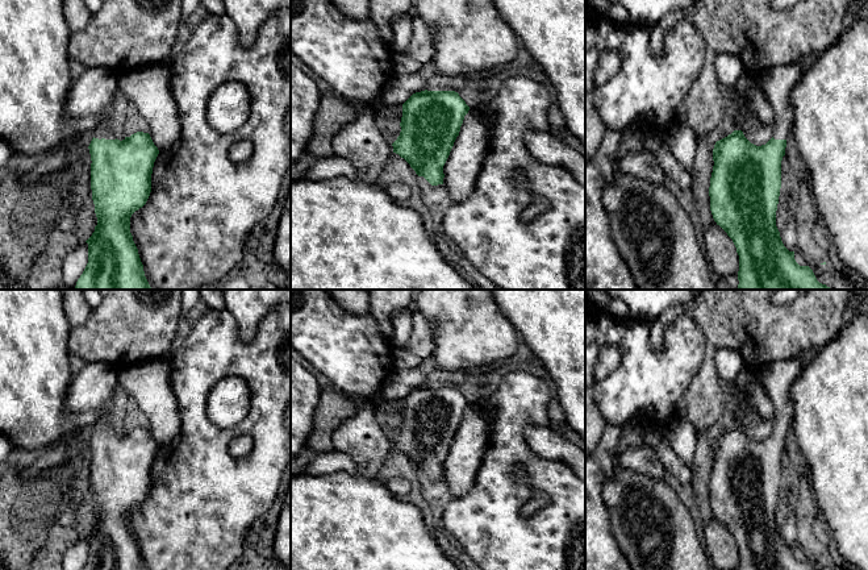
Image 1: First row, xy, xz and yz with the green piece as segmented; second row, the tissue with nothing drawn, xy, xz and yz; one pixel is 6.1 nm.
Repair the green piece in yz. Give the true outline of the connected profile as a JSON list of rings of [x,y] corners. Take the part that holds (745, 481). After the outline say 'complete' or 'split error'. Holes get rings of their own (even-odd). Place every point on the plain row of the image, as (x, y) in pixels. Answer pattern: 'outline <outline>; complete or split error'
outline [[[793,357],[755,373],[775,411],[773,432],[765,440],[751,438],[742,425],[714,440],[710,505],[736,542],[738,570],[814,570],[796,557],[776,521],[781,455],[793,416],[790,386],[806,365]]]; split error

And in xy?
outline [[[87,362],[74,375],[67,390],[64,411],[80,413],[95,411],[97,421],[88,441],[91,449],[91,484],[97,520],[85,536],[88,558],[82,570],[145,570],[138,544],[130,528],[130,512],[142,503],[151,487],[151,469],[159,449],[149,428],[137,427],[122,436],[109,423],[114,394],[118,387],[118,370],[107,362]]]; split error

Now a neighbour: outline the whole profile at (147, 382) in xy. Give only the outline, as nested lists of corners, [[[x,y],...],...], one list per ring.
[[[160,359],[125,366],[118,370],[117,380],[138,403],[159,446],[170,442],[180,432],[181,419],[171,386],[170,367]]]

